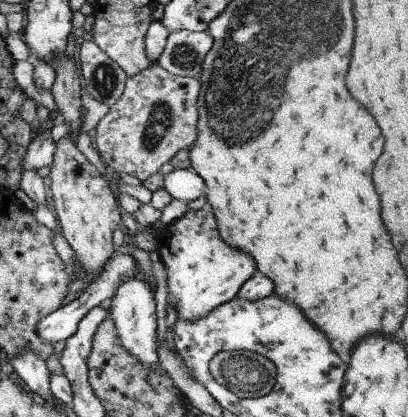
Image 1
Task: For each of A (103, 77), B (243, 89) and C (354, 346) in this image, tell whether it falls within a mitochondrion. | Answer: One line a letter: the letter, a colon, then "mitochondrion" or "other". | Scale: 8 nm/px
A: mitochondrion
B: mitochondrion
C: other

